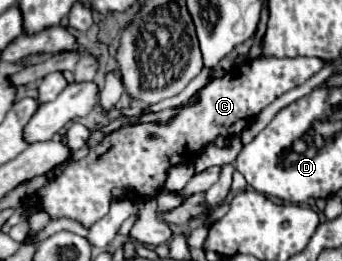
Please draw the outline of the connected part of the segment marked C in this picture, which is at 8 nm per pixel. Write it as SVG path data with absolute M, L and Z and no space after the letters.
M295 57L295 59L251 59L241 67L233 67L223 77L213 77L203 89L197 91L193 103L179 107L179 111L167 121L133 123L109 133L103 143L95 145L85 159L71 163L63 173L47 181L29 199L29 213L45 211L49 217L73 219L89 229L105 213L113 201L113 189L127 189L133 199L155 199L171 169L175 165L193 163L195 157L217 137L239 135L269 103L279 95L303 85L309 77L323 69L323 61L317 57Z

